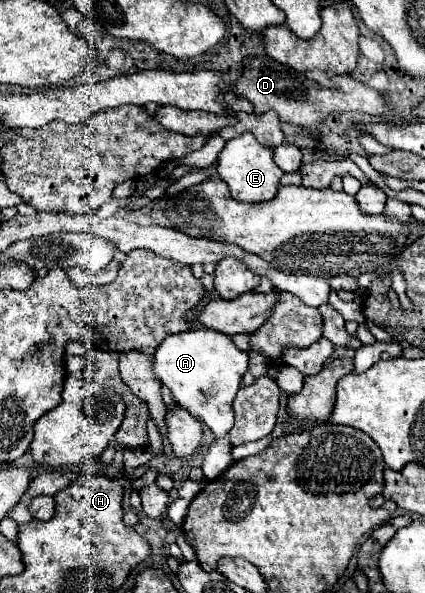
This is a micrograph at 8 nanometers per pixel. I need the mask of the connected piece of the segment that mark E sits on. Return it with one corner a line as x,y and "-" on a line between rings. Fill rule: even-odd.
243,133
223,147
217,159
217,173
221,181
227,183
233,199
245,203
261,203
273,199
277,195
279,179
283,177
283,171
273,161
273,149
261,145
253,133

